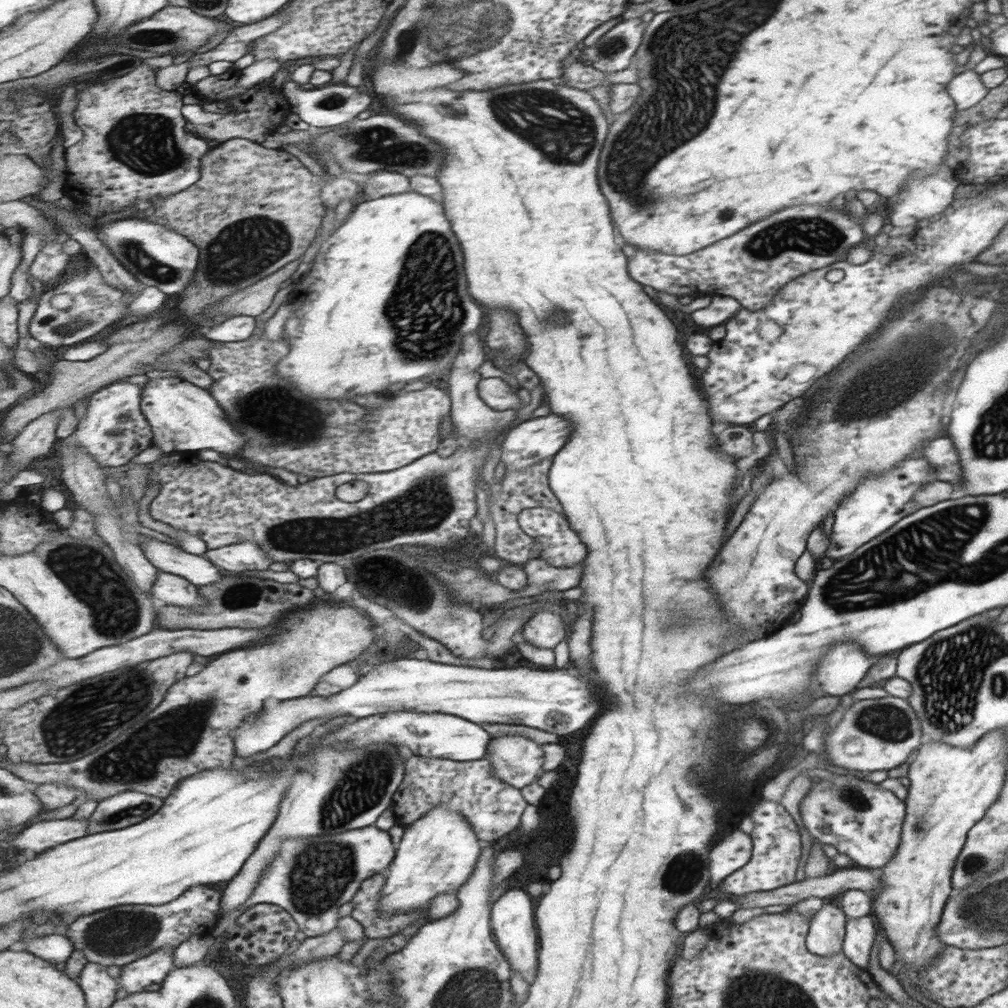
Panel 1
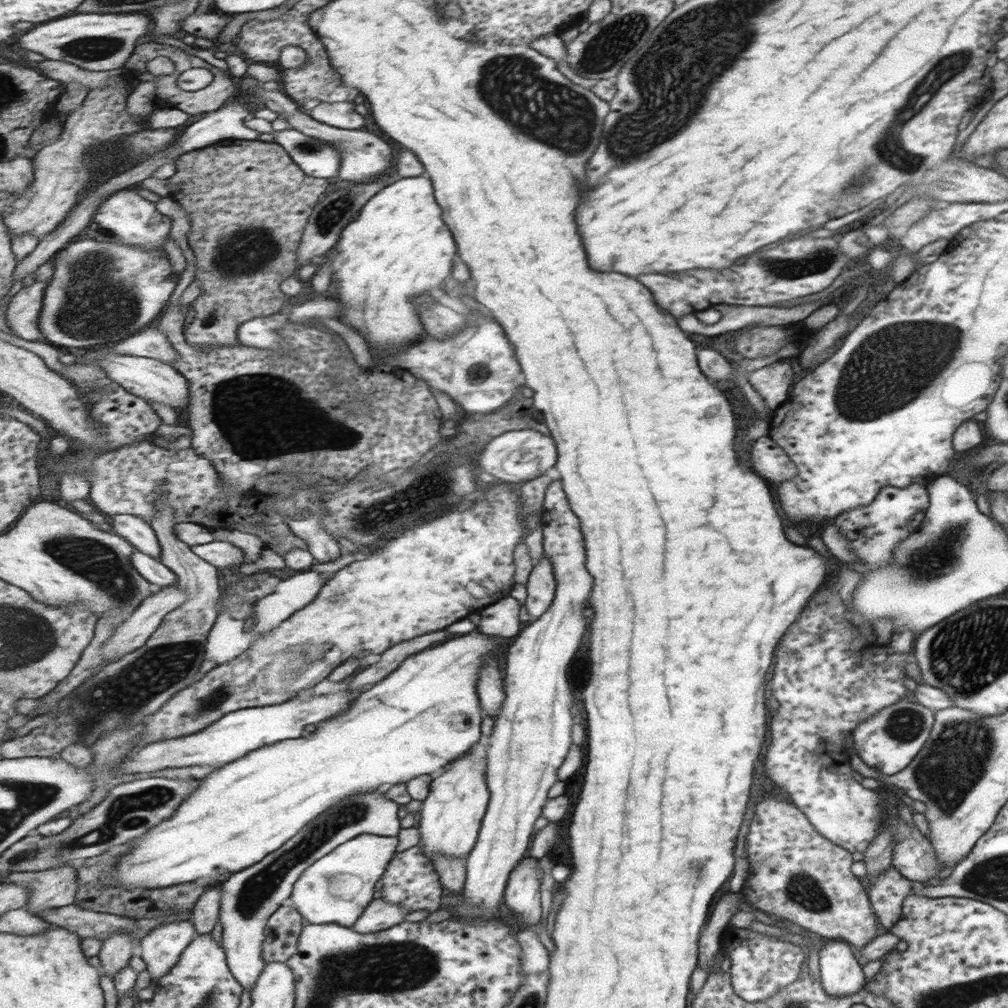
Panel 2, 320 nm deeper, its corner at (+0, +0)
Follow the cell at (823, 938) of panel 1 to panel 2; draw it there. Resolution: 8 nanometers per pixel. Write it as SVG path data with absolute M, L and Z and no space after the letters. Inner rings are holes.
M830 939L818 952L822 990L830 996L850 996L863 988L863 972L845 941Z

